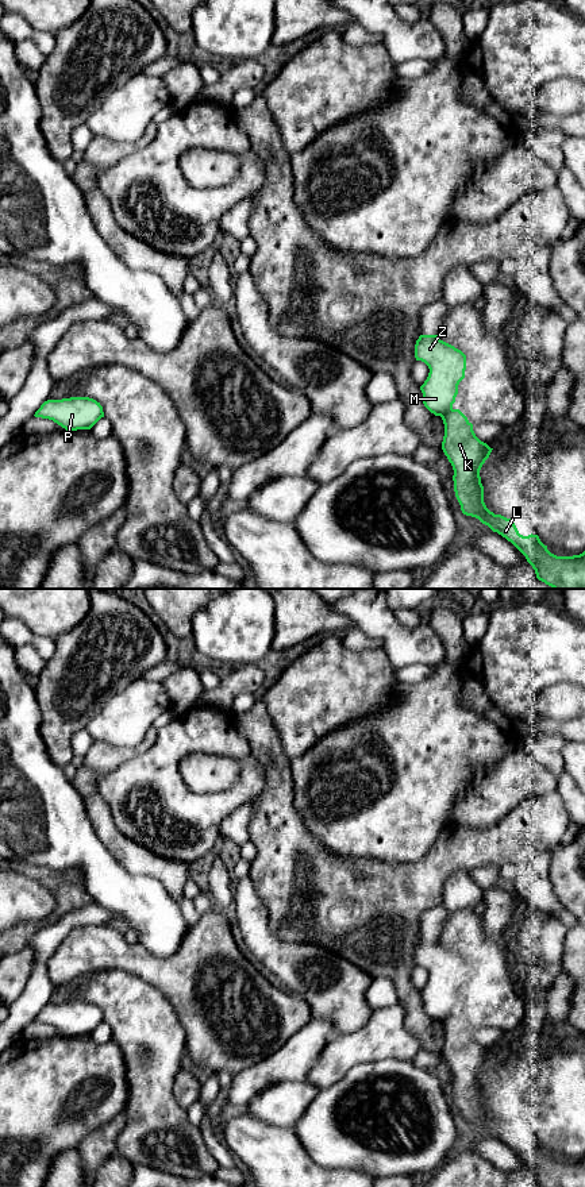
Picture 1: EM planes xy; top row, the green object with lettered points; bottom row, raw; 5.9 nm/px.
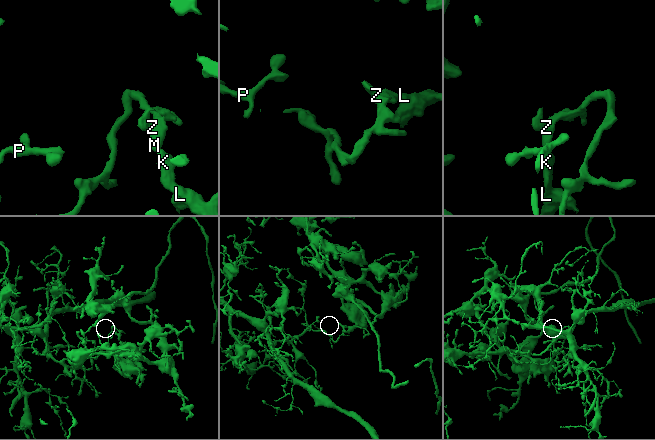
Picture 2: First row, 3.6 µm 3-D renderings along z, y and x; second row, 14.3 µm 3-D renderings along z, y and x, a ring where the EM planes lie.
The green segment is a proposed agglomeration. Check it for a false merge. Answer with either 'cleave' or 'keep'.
cleave

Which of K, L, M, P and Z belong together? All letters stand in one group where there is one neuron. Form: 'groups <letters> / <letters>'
groups K L / M P Z

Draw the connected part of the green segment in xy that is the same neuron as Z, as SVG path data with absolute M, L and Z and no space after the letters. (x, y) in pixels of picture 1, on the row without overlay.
M420 940L415 949L415 963L430 974L420 991L423 1009L431 1018L442 1022L455 1007L458 990L465 983L466 960L438 940Z

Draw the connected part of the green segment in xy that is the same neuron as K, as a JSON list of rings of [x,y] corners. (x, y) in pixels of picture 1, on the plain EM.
[[[451,1014],[442,1025],[442,1055],[454,1075],[454,1097],[462,1118],[478,1124],[511,1146],[526,1161],[539,1186],[585,1187],[585,1156],[573,1161],[557,1161],[538,1140],[520,1140],[511,1124],[494,1119],[486,1113],[480,1075],[493,1053],[476,1041],[473,1029],[459,1014]]]

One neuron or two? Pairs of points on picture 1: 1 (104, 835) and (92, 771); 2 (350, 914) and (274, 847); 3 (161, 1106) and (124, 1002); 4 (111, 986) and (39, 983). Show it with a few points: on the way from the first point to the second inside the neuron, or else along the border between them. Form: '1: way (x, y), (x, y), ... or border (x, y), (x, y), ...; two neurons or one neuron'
1: way (102, 819), (91, 798), (91, 787); one neuron
2: way (327, 891), (315, 879), (315, 864), (297, 856); one neuron
3: way (151, 1080), (151, 1037), (146, 1028); one neuron
4: border (54, 986), (47, 1004); two neurons

